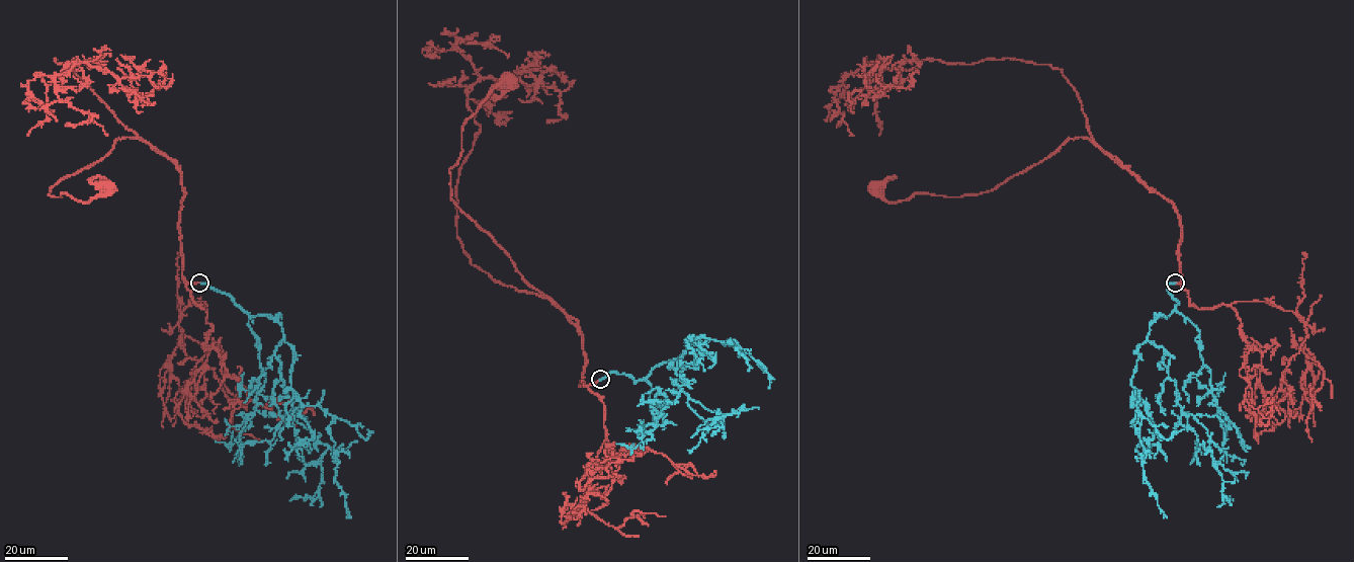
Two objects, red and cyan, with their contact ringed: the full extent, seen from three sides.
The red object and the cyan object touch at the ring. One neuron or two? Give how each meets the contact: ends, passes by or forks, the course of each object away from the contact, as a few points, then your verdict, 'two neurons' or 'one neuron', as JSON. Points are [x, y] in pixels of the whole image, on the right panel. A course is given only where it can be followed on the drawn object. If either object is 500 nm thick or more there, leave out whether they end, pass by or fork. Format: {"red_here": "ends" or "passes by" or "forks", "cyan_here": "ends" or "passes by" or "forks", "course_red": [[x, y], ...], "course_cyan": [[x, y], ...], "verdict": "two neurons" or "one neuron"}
{"red_here": "ends", "cyan_here": "ends", "course_red": [[1175, 282], [1182, 277], [1176, 209], [1080, 137], [976, 194], [915, 193], [889, 203], [875, 188]], "course_cyan": [[1175, 282], [1167, 287], [1176, 307], [1147, 337], [1168, 353], [1176, 402], [1207, 429], [1221, 493], [1234, 500]], "verdict": "one neuron"}

